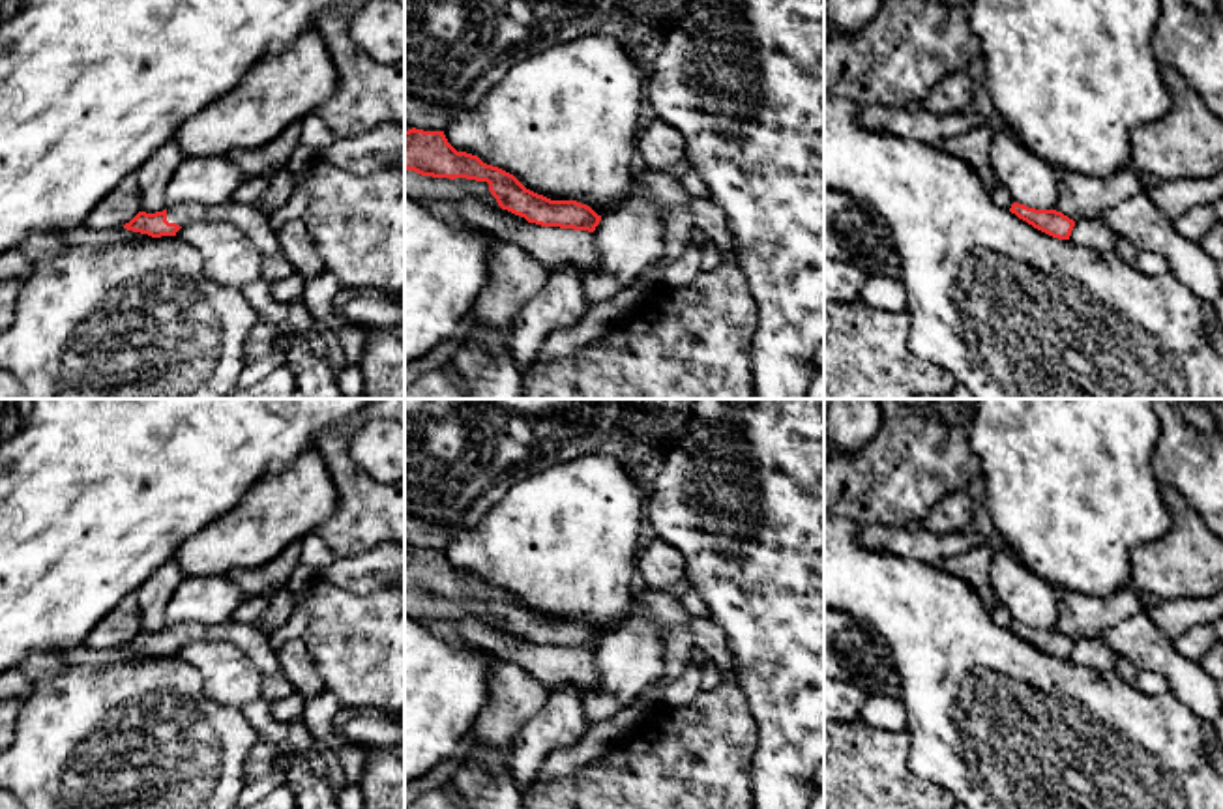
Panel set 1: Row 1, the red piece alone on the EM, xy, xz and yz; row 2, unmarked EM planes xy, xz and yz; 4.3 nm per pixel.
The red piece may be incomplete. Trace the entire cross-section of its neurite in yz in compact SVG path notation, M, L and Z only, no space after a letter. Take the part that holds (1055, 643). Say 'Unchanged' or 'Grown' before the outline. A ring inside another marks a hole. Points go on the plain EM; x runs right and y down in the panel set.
Unchanged. M1013 622L1009 627L1019 639L1026 640L1034 648L1058 657L1069 659L1075 640L1056 629L1036 629L1024 624Z

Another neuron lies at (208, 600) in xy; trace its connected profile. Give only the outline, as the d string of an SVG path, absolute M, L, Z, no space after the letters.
M185 575L167 603L165 629L184 622L225 624L245 599L227 575Z

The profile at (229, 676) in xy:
M227 640L189 642L176 655L199 670L204 695L217 704L243 710L262 697L264 676Z

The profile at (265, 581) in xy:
M300 541L287 547L273 560L260 567L234 569L227 577L247 597L272 597L275 592L287 586L292 571L300 564L302 547Z

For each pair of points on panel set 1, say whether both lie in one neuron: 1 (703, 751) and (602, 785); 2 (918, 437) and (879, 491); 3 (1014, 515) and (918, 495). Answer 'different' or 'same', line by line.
1: same
2: same
3: different

